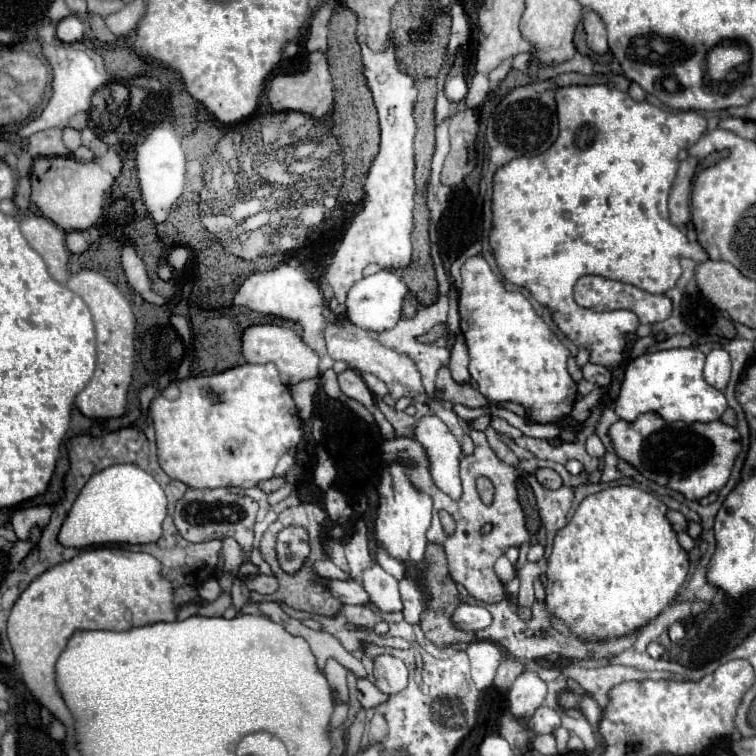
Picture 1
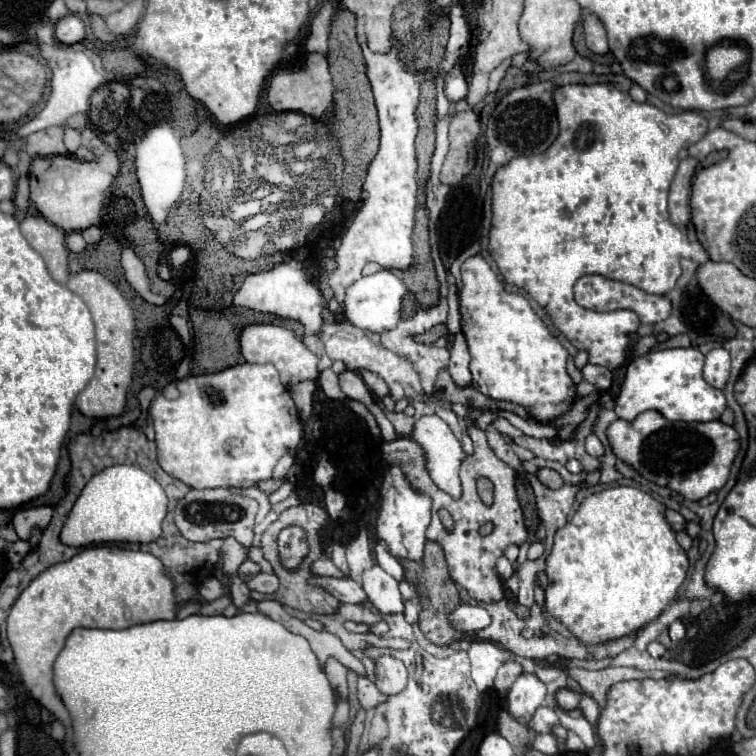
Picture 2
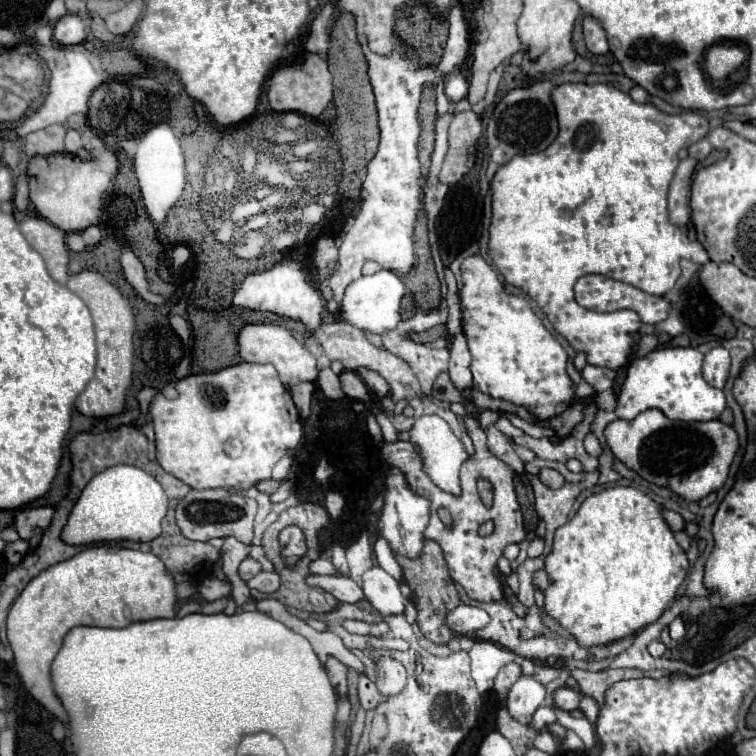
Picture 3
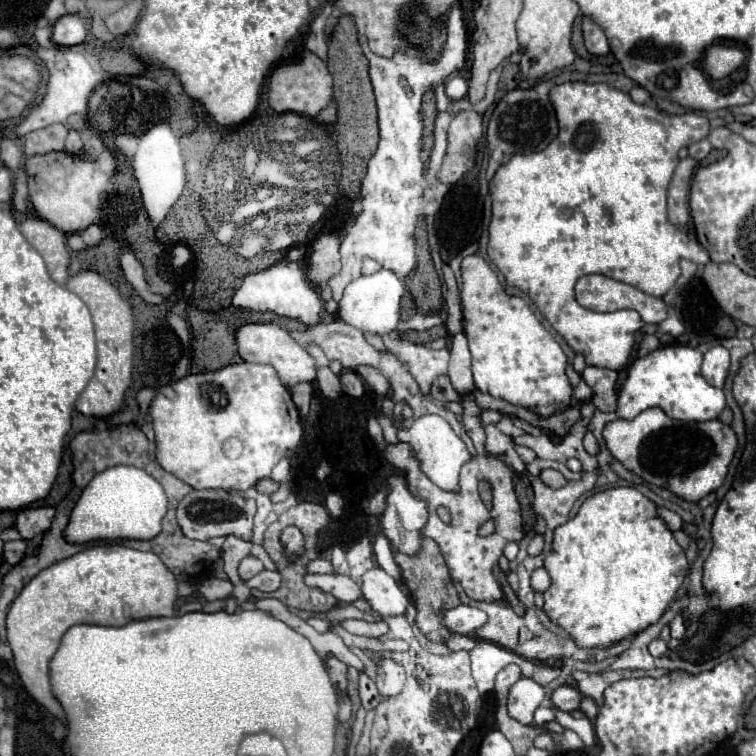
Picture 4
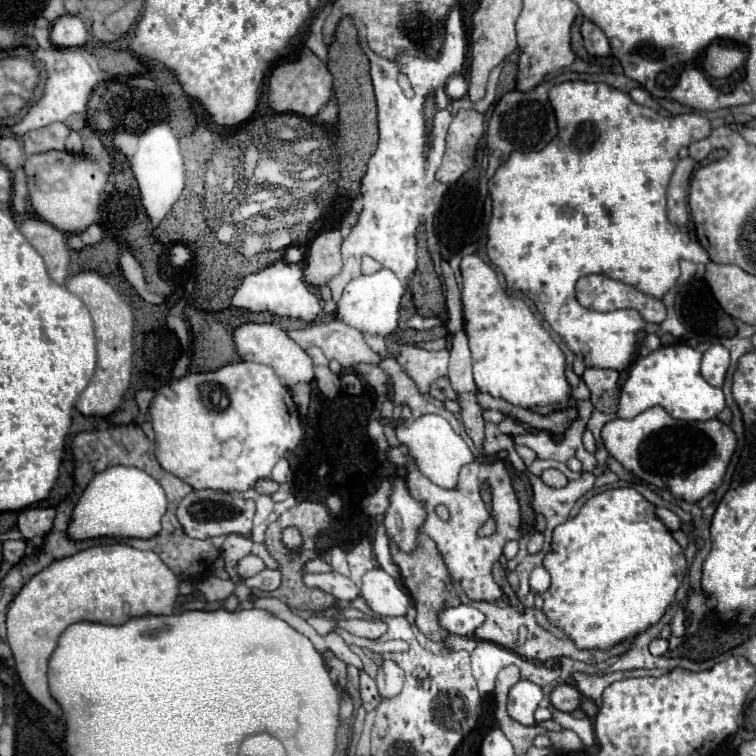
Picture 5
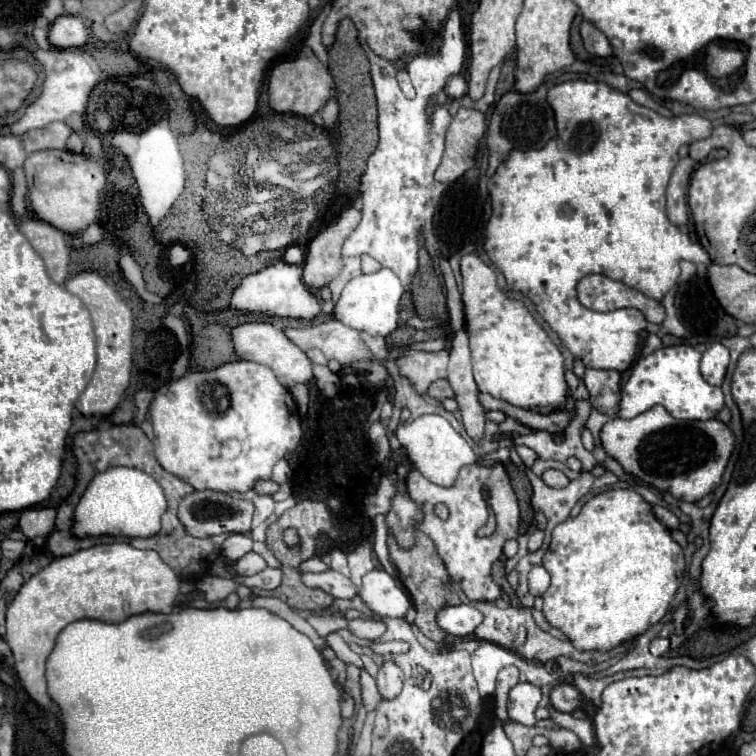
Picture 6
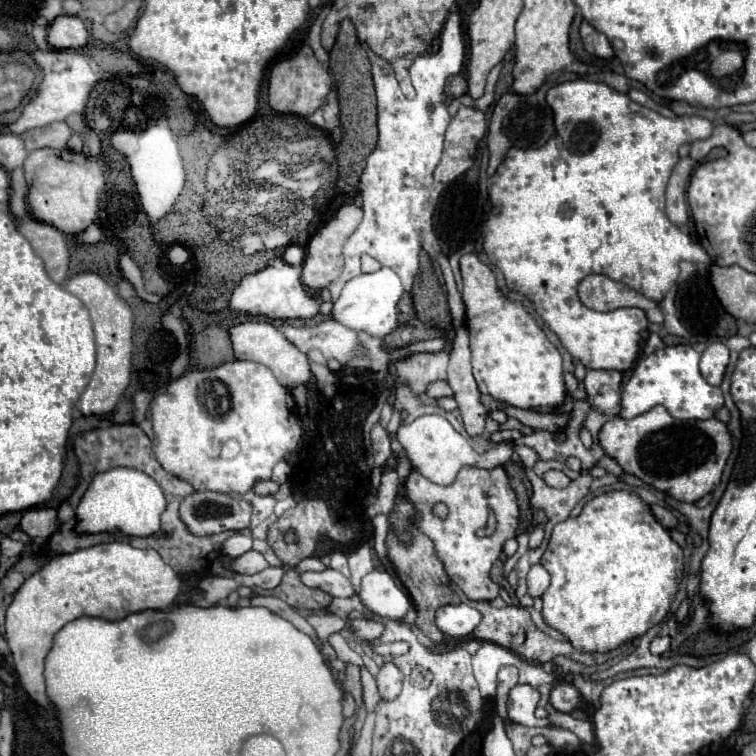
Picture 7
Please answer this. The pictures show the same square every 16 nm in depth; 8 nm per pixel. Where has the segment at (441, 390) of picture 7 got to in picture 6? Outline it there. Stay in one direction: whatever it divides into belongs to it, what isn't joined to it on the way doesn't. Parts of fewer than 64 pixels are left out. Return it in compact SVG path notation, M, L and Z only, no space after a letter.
M436 380L436 382L432 382L432 384L428 386L428 396L430 396L430 398L436 398L436 400L454 398L448 380Z

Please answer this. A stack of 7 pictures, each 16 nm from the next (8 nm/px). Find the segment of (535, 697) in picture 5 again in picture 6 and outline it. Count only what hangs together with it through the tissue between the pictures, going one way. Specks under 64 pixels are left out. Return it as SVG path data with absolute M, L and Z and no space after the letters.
M520 682L510 690L510 698L508 698L508 718L524 724L524 726L540 726L540 722L534 716L534 710L540 702L542 694L540 688L528 684L528 682Z

